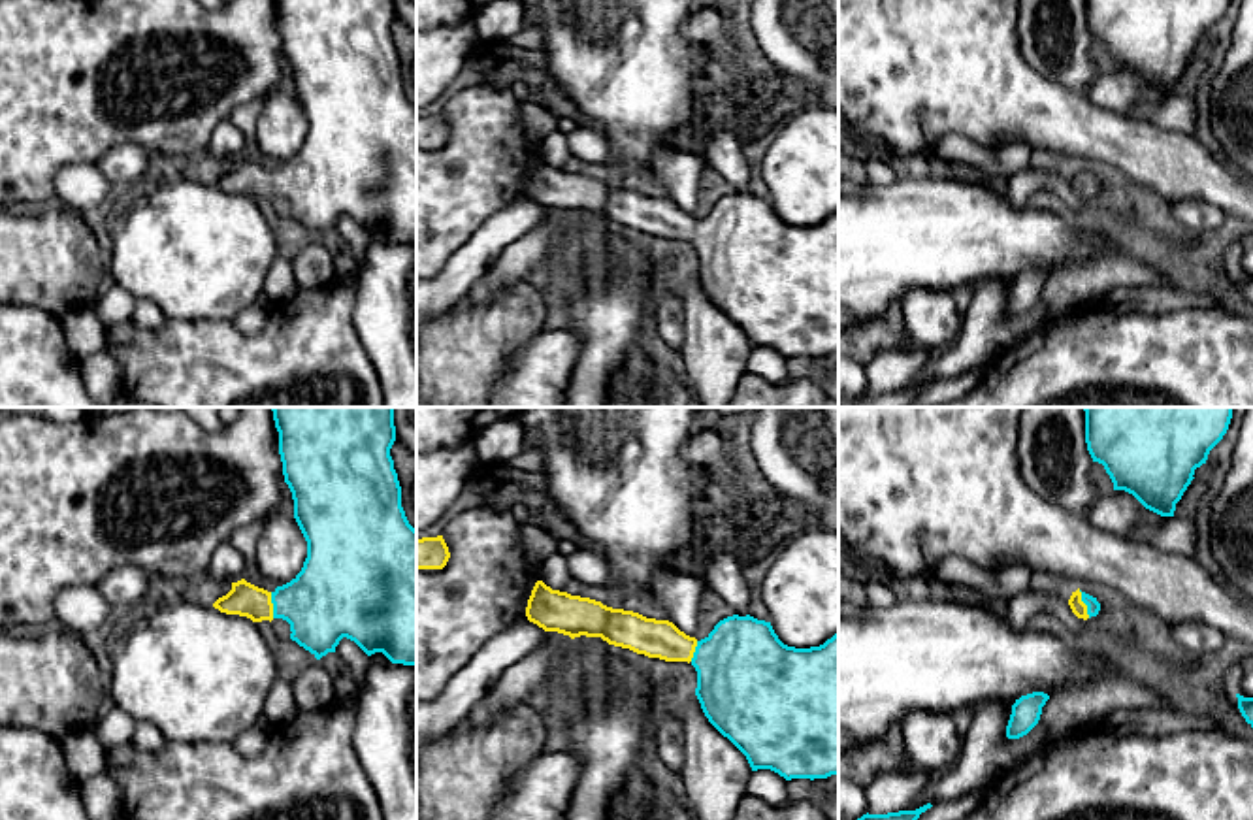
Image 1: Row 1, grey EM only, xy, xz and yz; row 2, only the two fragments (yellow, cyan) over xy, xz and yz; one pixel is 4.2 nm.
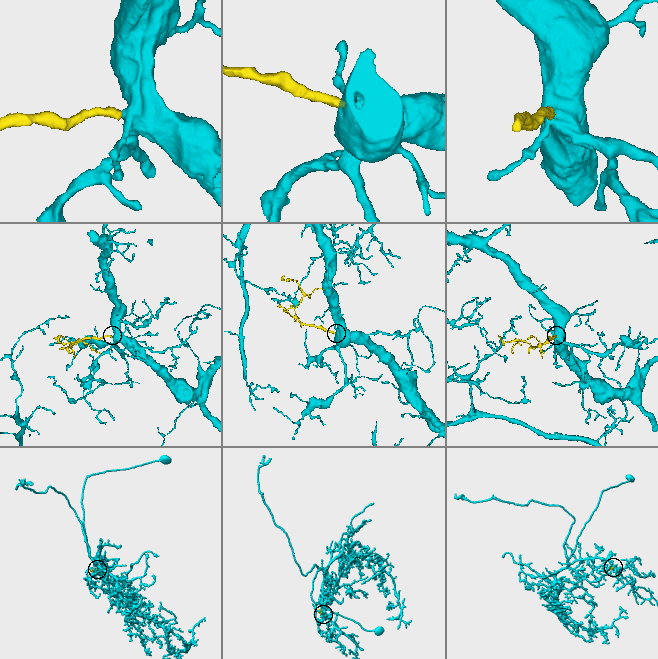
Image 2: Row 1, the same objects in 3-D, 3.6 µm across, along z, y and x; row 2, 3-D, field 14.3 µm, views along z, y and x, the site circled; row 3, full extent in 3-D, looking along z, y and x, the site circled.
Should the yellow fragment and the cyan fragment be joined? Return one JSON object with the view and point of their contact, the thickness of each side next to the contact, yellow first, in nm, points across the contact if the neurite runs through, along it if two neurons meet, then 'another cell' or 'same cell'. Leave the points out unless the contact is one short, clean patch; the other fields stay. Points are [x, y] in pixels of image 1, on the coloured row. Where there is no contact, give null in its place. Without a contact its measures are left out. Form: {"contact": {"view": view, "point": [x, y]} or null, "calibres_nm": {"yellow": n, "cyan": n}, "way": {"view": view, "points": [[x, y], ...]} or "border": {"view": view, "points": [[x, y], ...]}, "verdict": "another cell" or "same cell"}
{"contact": {"view": "yz", "point": [1084, 604]}, "calibres_nm": {"yellow": 70, "cyan": 60}, "way": {"view": "yz", "points": [[1078, 607], [1084, 604], [1093, 606]]}, "verdict": "same cell"}

